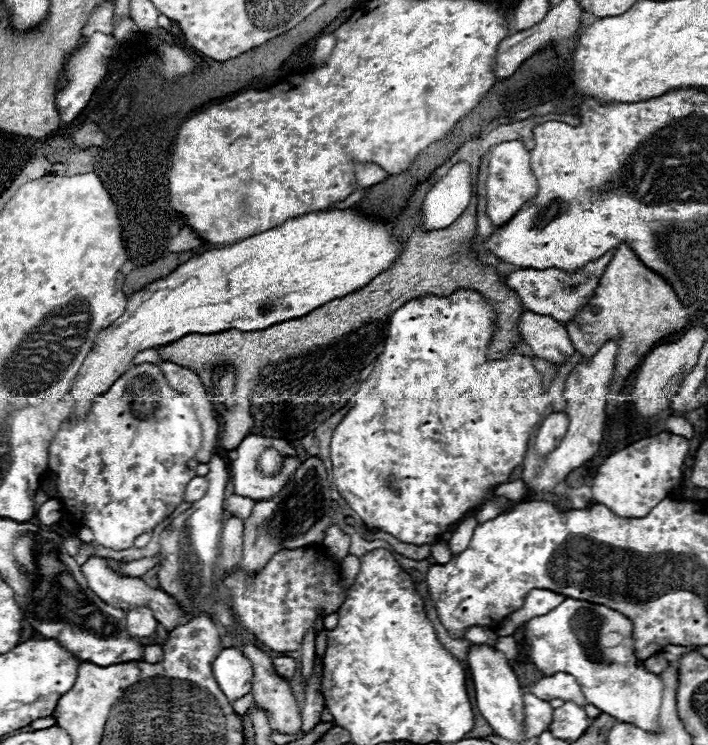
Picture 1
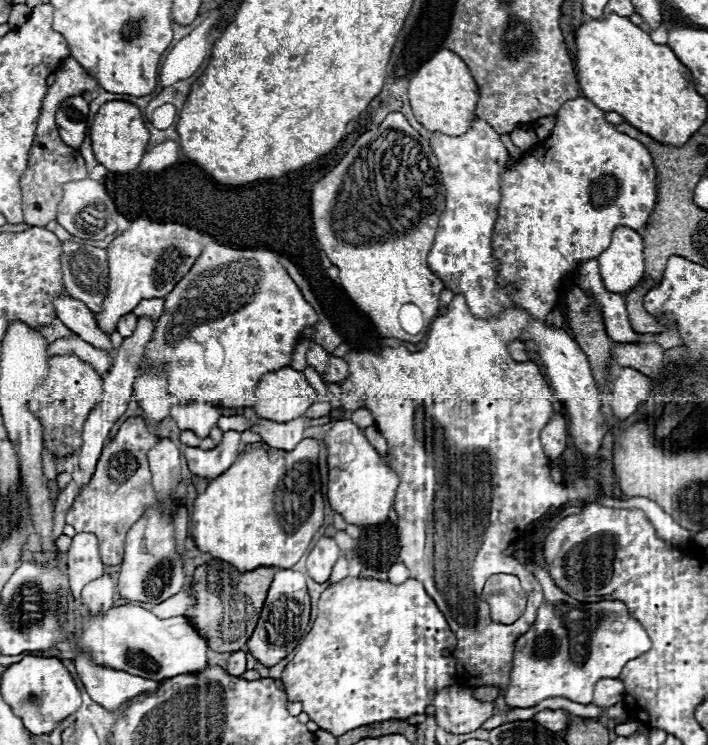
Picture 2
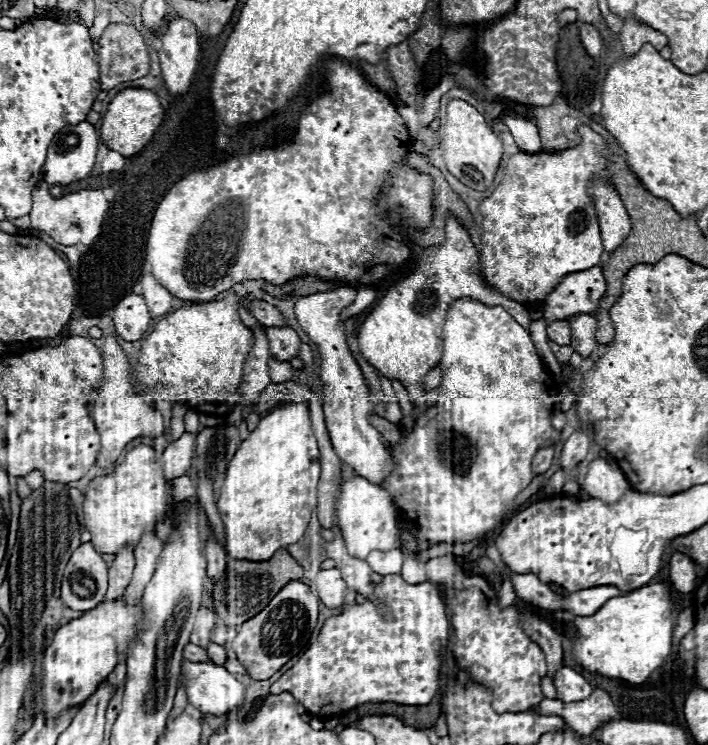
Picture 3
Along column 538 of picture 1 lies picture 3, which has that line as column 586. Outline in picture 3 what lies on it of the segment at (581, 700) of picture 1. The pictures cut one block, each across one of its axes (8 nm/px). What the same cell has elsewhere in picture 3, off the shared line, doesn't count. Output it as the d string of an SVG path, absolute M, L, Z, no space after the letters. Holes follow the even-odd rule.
M560 668L556 672L554 686L562 702L578 702L580 698L588 698L594 692L594 686L572 668Z

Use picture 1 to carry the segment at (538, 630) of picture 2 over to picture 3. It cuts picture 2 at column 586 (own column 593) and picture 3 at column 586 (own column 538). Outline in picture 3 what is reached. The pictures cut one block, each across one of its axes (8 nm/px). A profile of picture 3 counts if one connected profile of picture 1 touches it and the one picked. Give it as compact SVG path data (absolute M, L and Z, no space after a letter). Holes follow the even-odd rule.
M666 584L642 586L626 596L610 598L592 616L576 616L576 636L572 640L570 656L578 666L592 674L642 684L670 654L676 618L676 604L668 594Z

